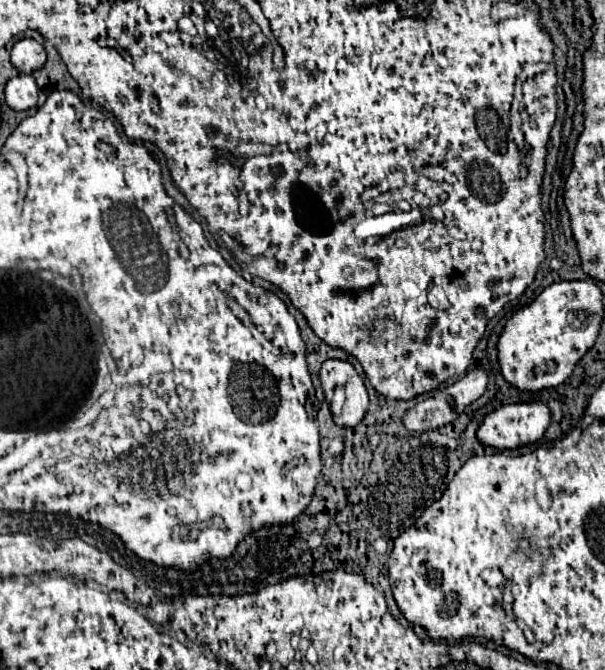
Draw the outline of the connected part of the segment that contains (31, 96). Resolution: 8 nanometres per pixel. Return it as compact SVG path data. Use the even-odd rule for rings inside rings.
M19 74L5 84L5 102L9 102L13 110L33 108L37 106L37 98L39 98L37 84L29 74Z

